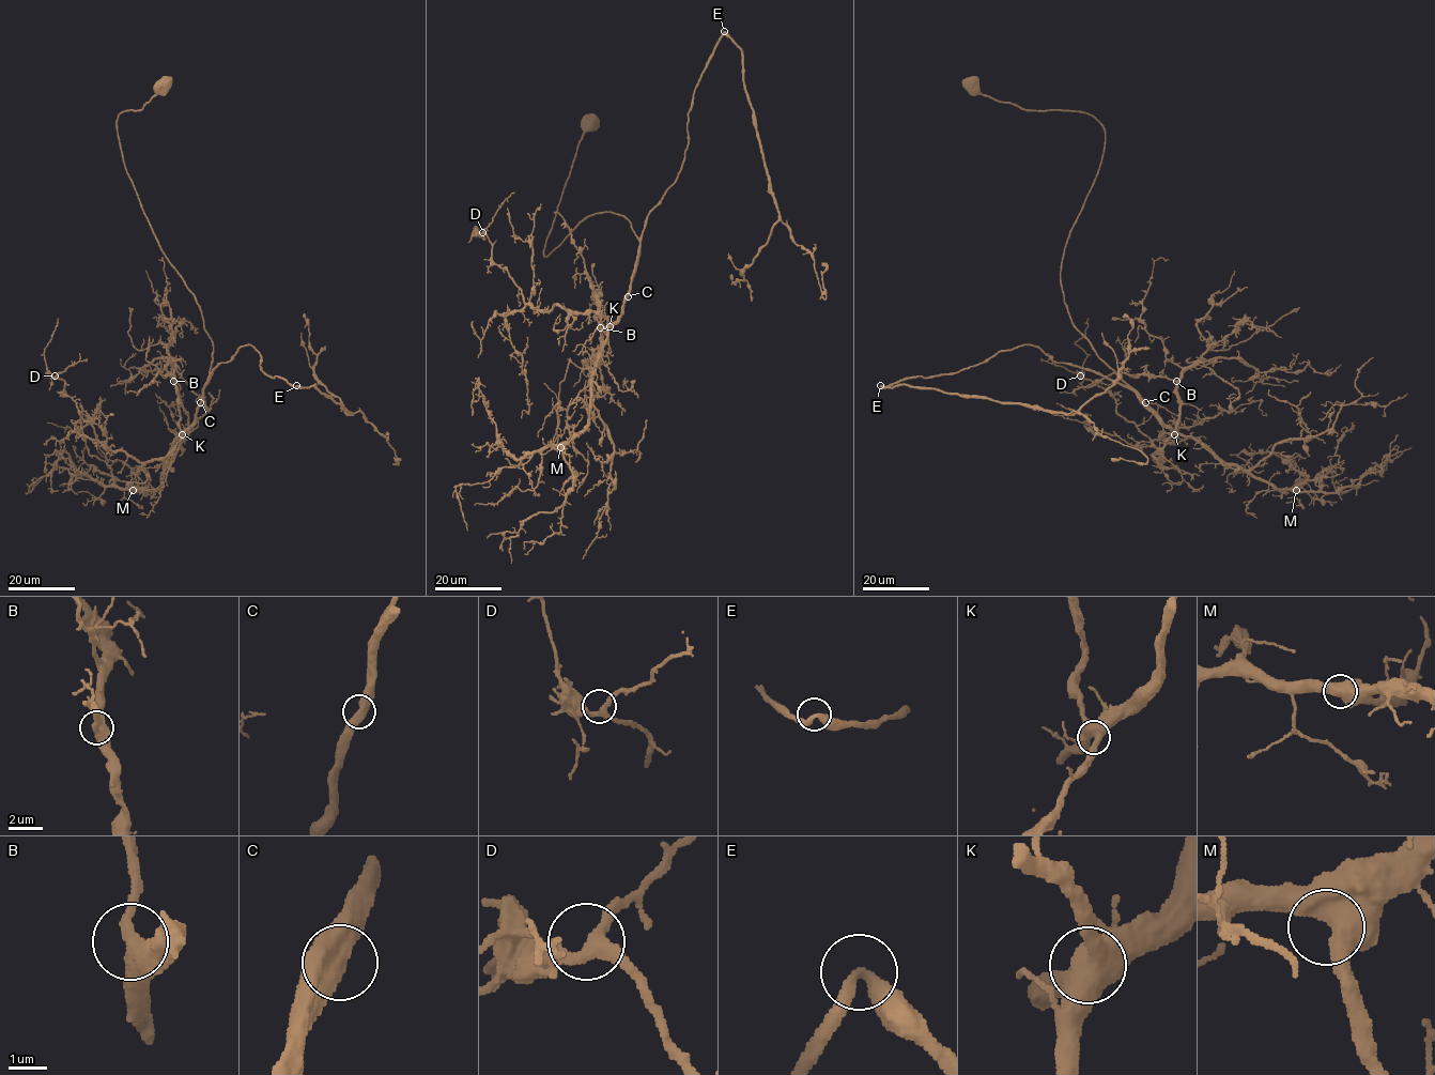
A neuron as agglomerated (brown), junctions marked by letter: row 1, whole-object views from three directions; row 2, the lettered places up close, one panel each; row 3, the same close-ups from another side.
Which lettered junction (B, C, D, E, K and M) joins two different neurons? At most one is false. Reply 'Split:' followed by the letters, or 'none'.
Split: none

